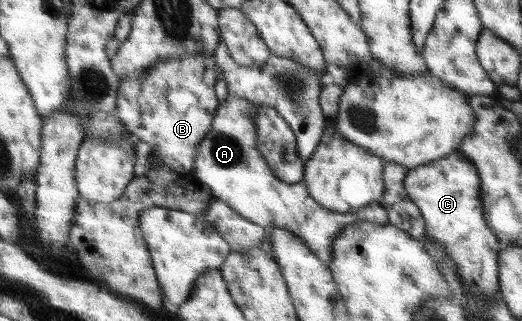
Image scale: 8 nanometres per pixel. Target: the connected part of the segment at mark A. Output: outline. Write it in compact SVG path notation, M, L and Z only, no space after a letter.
M227 95L227 99L216 111L211 130L197 147L193 172L201 184L209 186L217 199L225 201L229 207L267 231L277 227L301 236L303 242L327 267L333 258L333 240L341 229L359 221L388 224L388 211L380 202L349 212L336 212L325 206L321 207L321 203L309 195L308 188L303 183L288 184L277 179L255 144L258 129L256 116L259 109L259 104L244 97Z

